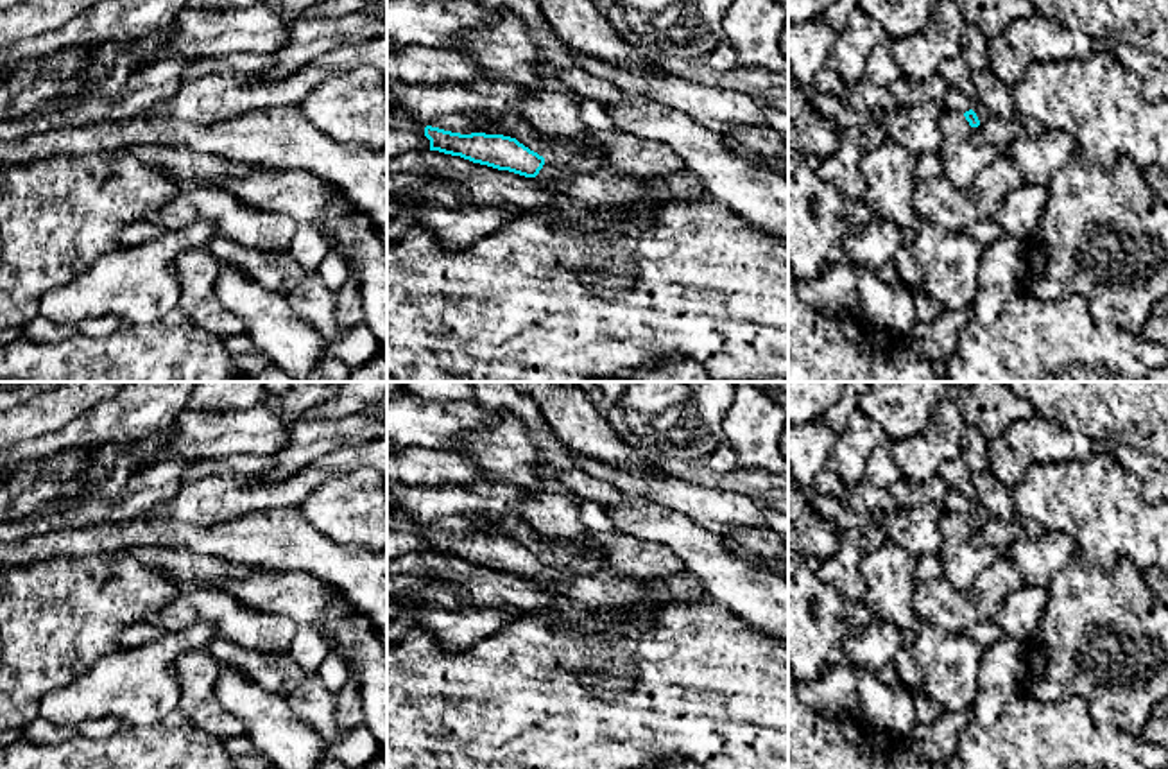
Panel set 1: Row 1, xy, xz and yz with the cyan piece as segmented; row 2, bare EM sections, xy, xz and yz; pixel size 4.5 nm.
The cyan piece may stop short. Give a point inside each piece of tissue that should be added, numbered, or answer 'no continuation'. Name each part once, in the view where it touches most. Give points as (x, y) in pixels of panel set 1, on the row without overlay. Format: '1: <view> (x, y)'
1: xz (602, 588)

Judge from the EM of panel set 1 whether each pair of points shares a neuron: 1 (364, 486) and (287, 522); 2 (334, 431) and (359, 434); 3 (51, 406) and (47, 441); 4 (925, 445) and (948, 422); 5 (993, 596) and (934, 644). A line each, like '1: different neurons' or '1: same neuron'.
1: different neurons
2: same neuron
3: different neurons
4: same neuron
5: same neuron

